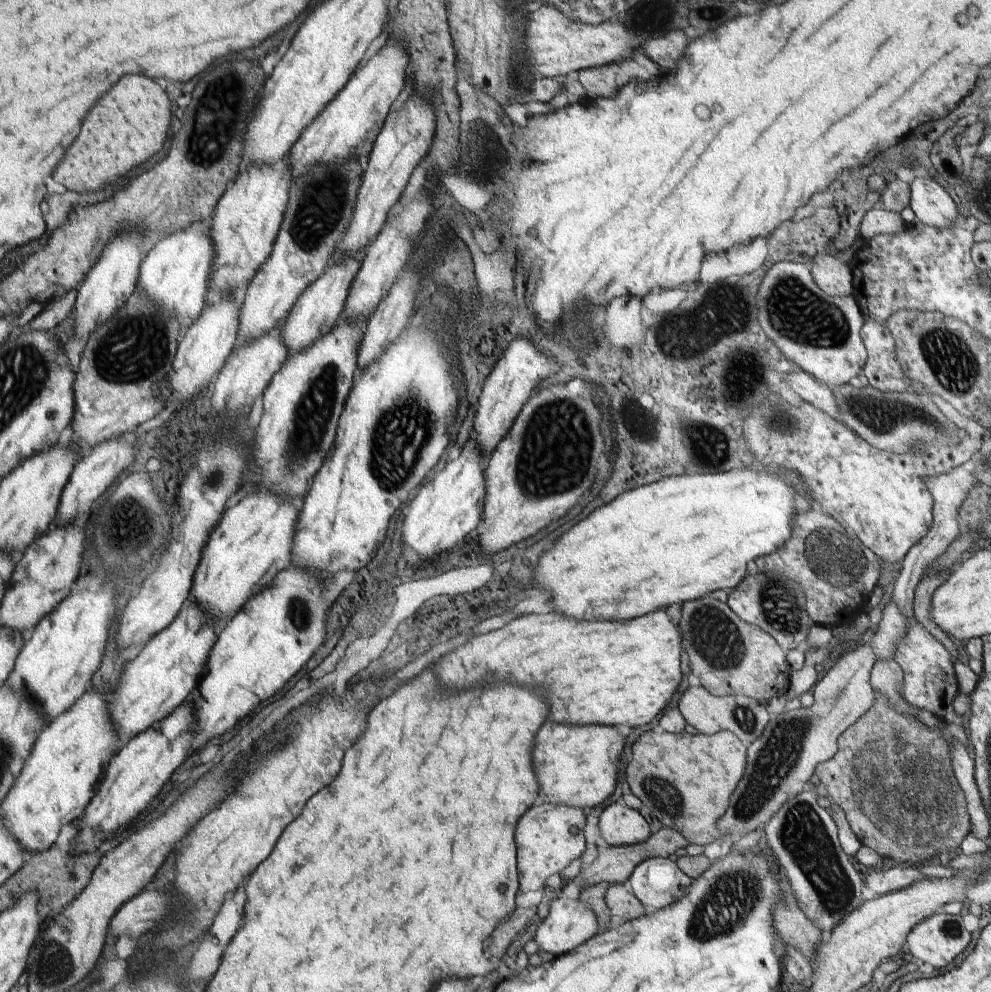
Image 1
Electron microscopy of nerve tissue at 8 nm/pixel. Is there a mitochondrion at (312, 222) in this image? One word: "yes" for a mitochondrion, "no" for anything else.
yes

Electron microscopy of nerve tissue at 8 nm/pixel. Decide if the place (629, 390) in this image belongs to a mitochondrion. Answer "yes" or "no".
no

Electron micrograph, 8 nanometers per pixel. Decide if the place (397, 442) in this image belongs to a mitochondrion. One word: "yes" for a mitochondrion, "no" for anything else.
yes

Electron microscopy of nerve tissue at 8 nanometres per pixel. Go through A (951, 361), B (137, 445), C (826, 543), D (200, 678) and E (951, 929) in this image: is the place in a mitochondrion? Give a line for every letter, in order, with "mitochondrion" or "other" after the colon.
A: mitochondrion
B: other
C: mitochondrion
D: other
E: mitochondrion

